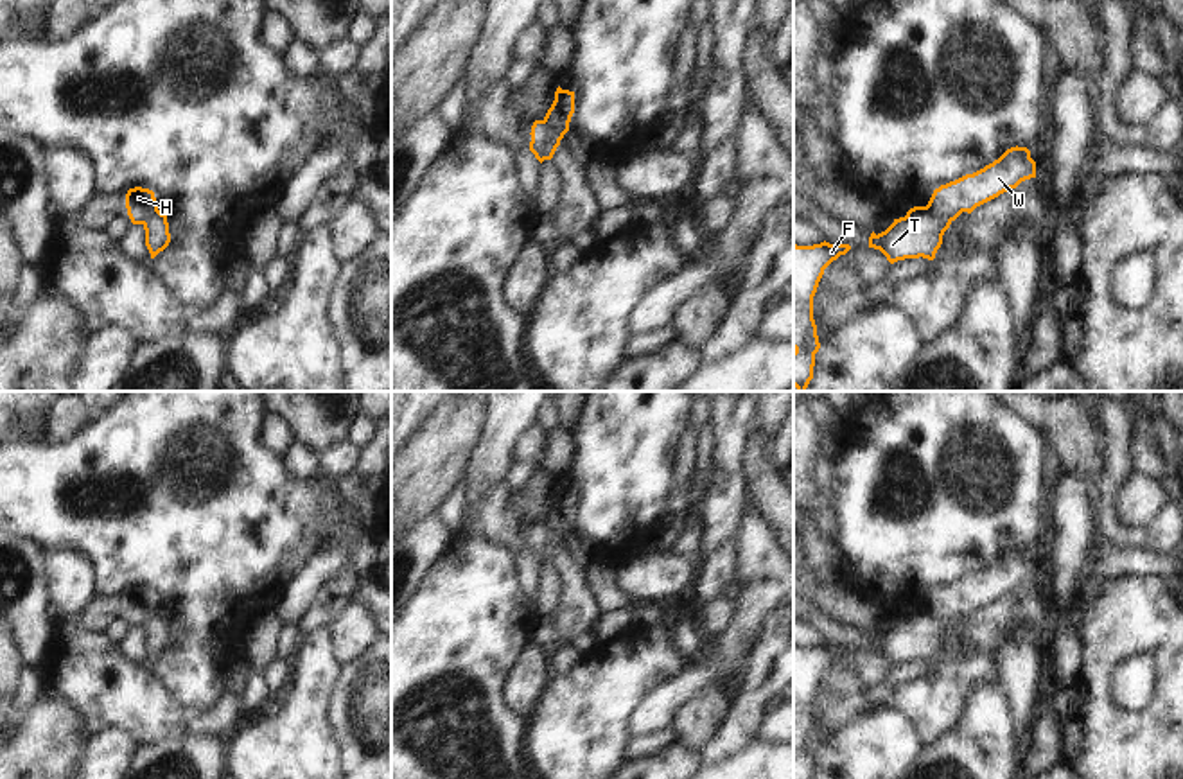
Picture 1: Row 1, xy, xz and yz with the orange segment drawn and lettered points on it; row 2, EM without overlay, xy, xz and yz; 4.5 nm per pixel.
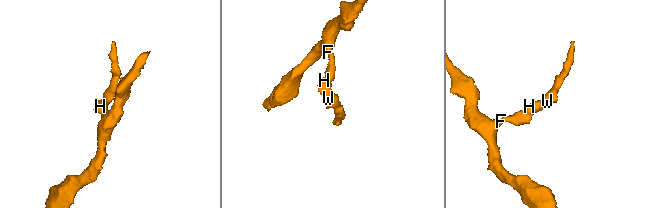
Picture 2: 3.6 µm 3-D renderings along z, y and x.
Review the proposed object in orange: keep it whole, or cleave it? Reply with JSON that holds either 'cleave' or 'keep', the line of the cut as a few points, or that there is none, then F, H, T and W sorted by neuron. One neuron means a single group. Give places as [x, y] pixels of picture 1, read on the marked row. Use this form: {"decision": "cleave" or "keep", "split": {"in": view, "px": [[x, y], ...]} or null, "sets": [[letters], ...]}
{"decision": "cleave", "split": {"in": "yz", "px": [[925, 207], [950, 221]]}, "sets": [["F", "T"], ["H", "W"]]}

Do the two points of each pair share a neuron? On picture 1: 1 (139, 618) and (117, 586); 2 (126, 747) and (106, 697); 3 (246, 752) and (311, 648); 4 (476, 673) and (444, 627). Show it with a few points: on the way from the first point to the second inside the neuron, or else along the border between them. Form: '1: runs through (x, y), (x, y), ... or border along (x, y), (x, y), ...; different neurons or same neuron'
1: border along (99, 598), (148, 589), (158, 611); different neurons
2: border along (87, 738), (112, 727), (121, 727), (140, 743); different neurons
3: runs through (273, 731), (307, 697), (311, 675); same neuron
4: runs through (465, 663), (453, 650), (453, 638); same neuron

